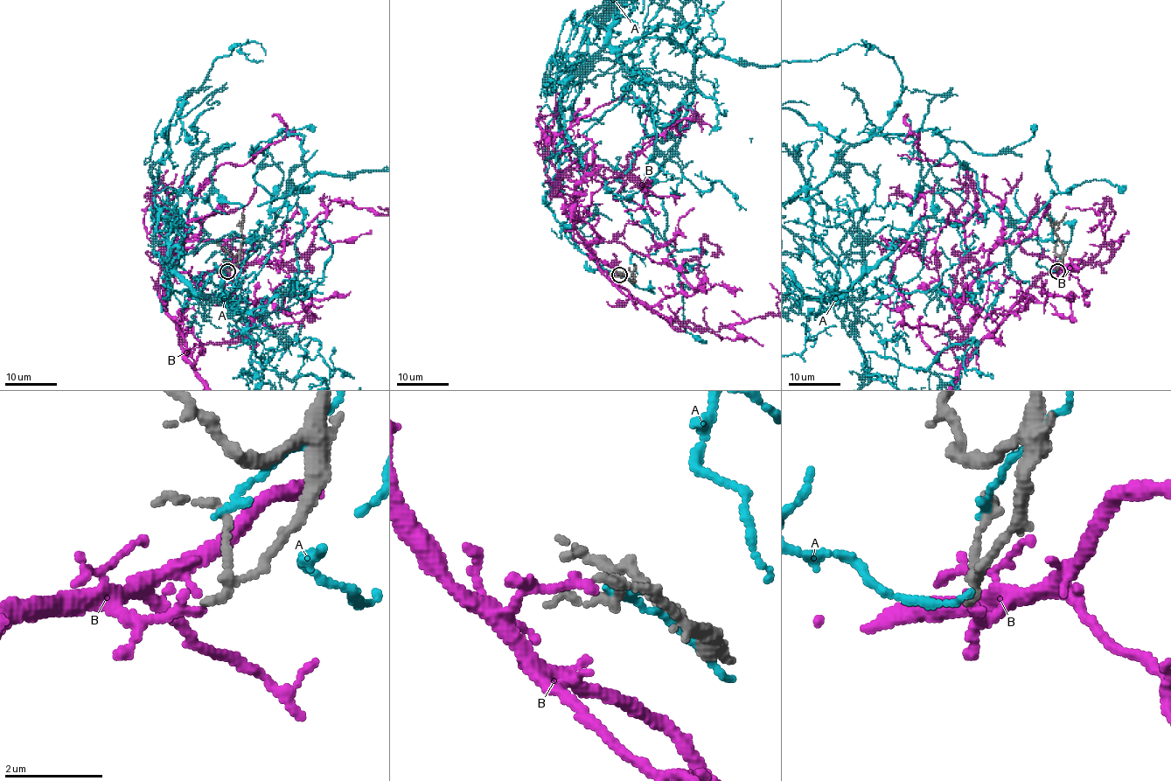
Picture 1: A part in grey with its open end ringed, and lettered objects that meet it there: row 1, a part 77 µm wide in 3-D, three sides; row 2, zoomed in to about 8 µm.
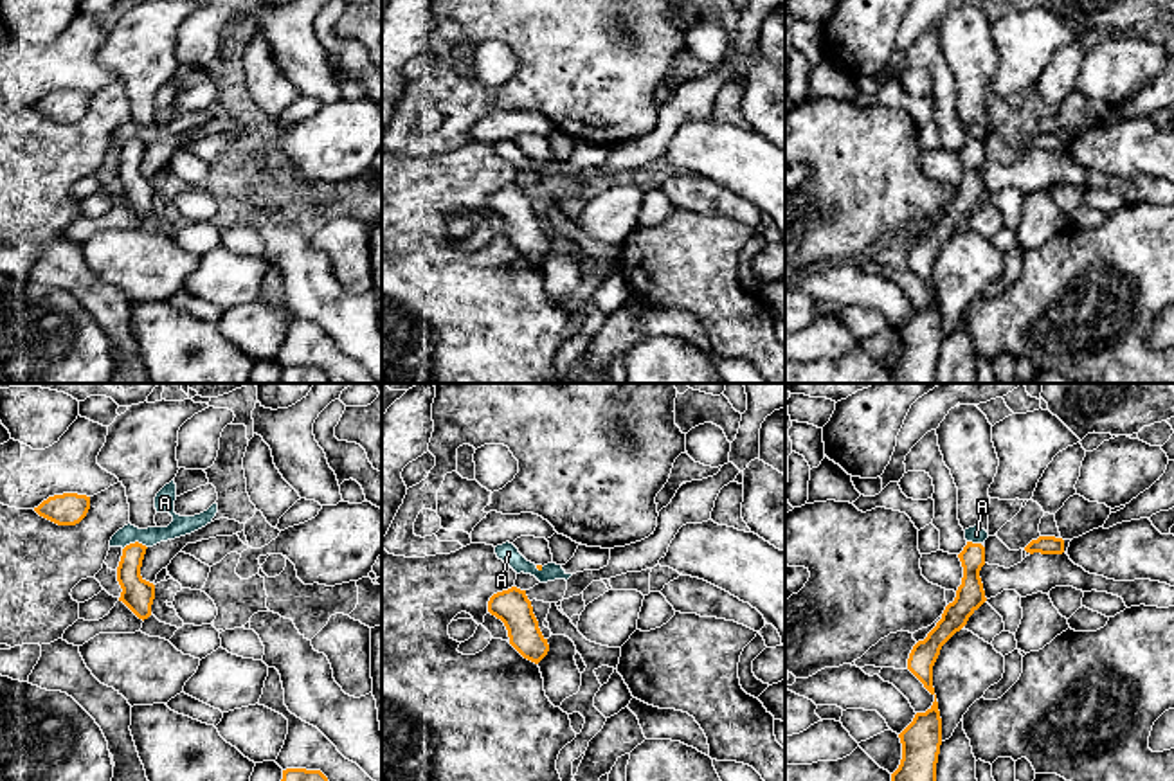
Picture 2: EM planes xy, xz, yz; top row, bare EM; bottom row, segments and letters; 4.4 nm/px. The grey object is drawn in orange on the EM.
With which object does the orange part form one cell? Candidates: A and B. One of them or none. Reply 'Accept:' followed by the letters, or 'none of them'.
Accept: B

